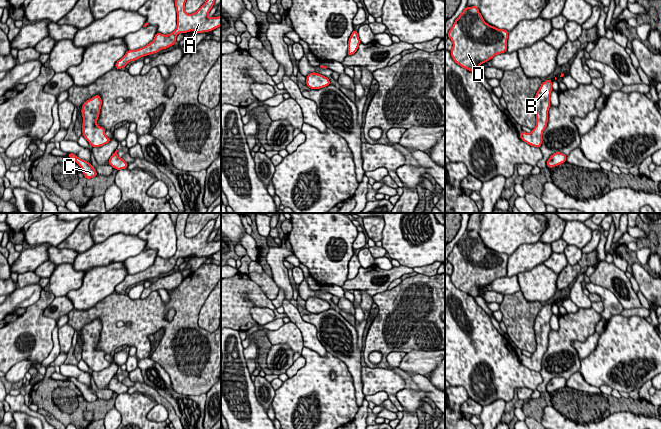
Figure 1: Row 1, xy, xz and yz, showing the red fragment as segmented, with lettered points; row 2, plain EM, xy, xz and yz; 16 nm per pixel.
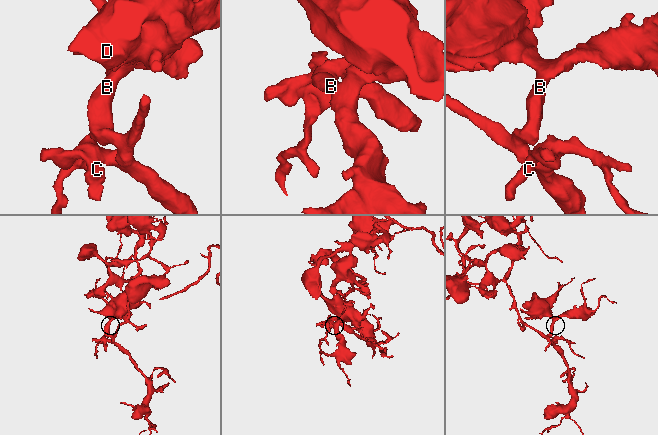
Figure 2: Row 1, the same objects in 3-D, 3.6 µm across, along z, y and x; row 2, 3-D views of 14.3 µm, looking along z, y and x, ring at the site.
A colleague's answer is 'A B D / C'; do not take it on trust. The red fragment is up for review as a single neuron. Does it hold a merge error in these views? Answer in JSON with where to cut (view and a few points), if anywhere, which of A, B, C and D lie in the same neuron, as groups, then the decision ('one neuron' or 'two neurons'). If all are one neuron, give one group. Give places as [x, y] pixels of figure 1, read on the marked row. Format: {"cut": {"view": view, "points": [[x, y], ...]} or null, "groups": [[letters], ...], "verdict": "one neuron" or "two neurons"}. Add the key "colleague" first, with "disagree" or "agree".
{"colleague": "disagree", "cut": null, "groups": [["A", "B", "C", "D"]], "verdict": "one neuron"}

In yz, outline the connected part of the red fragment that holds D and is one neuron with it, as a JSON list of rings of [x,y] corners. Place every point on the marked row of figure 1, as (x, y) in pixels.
[[[478,6],[466,7],[447,34],[453,43],[451,57],[459,66],[479,72],[481,64],[507,52],[508,34],[486,23]]]

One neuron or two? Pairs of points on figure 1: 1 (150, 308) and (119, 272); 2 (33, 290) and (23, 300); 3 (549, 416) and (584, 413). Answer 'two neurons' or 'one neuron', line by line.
1: two neurons
2: one neuron
3: two neurons

